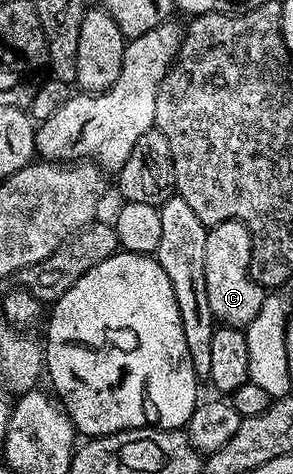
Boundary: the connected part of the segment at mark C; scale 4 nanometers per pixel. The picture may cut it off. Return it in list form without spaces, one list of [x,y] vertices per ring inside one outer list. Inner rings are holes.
[[[231,219],[209,230],[206,237],[206,298],[210,300],[210,313],[217,324],[246,329],[250,321],[258,317],[266,291],[253,281],[248,272],[251,256],[252,235],[246,224]]]

